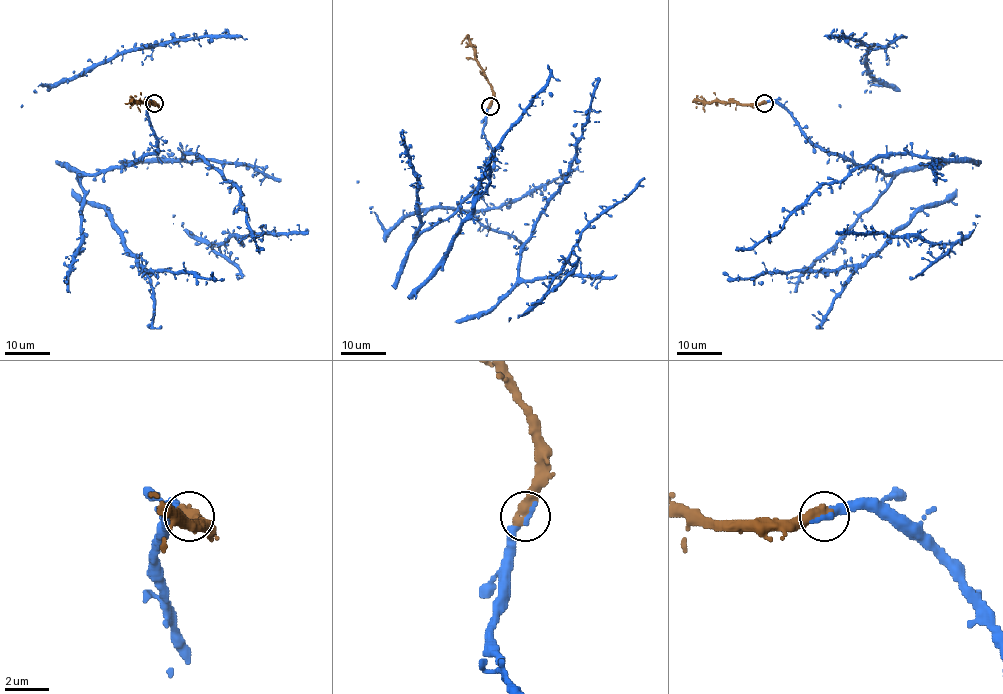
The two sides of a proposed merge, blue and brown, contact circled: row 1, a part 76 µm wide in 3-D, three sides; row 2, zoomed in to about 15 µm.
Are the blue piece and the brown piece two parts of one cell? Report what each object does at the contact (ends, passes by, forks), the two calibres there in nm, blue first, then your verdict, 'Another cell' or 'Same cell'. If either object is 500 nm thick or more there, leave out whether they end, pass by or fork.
Thickness 320 nm (blue) against 600 nm. Same cell

